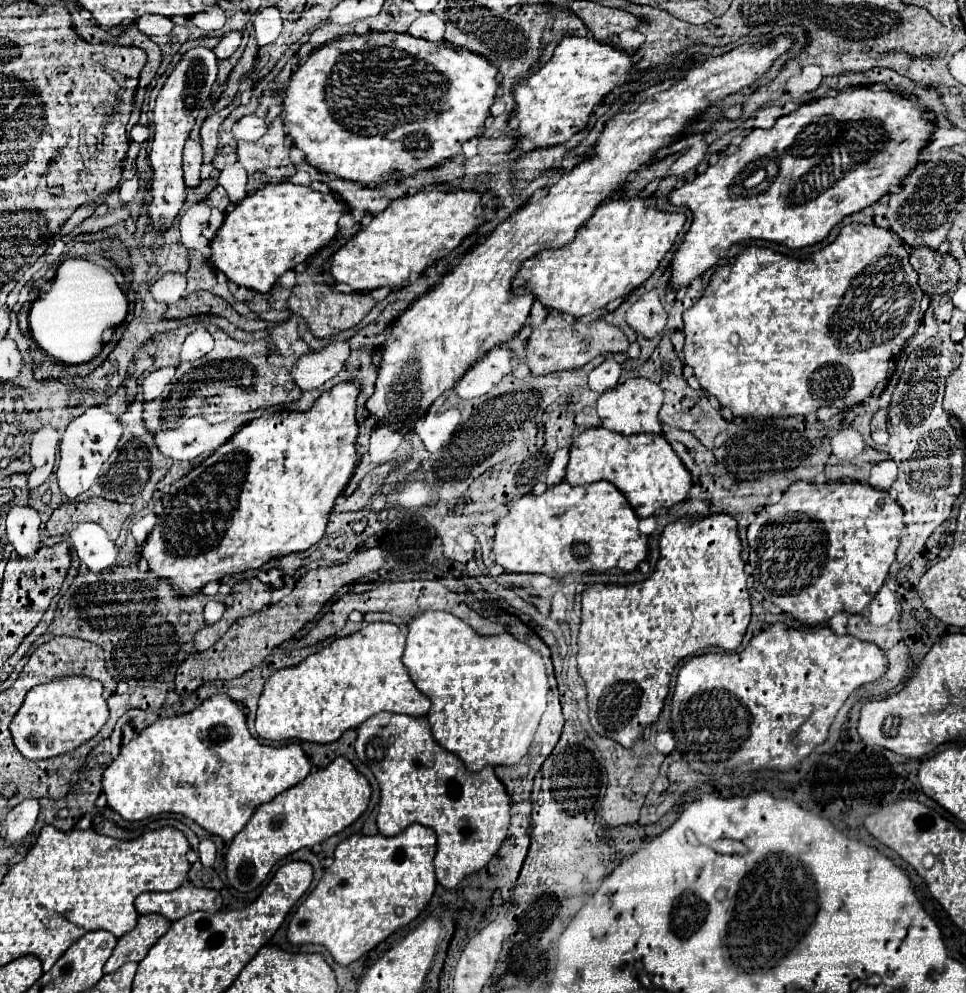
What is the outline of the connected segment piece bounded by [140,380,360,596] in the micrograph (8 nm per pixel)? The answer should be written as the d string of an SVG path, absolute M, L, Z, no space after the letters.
M350 380L322 392L306 412L258 412L240 432L218 446L206 462L174 482L162 498L164 514L158 516L152 534L140 546L150 570L156 576L168 578L182 596L190 596L202 590L210 580L222 580L224 576L260 568L270 558L302 552L318 544L324 536L328 514L336 498L348 486L358 462L358 394L360 386Z

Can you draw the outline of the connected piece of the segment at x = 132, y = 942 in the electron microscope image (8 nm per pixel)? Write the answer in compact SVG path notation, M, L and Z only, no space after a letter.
M146 914L138 918L138 924L132 932L118 938L118 944L104 964L104 972L116 972L124 962L140 962L148 950L156 944L156 940L170 928L170 920L160 914Z

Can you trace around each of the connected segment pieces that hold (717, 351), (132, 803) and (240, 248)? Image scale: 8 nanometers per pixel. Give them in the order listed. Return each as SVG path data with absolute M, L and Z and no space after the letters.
M858 222L846 224L832 244L828 244L826 248L812 254L812 260L790 258L790 256L784 256L770 248L760 248L760 246L744 248L738 256L730 258L728 264L720 266L712 274L702 298L684 312L684 334L686 334L684 362L688 366L692 366L694 376L700 380L700 386L710 396L716 396L720 406L726 406L728 410L732 410L734 416L742 416L742 418L744 416L754 416L754 418L782 416L782 418L788 418L788 416L814 414L820 406L836 406L836 408L854 406L854 404L860 404L866 396L870 396L878 382L888 378L894 356L900 352L902 344L918 330L920 320L922 320L920 318L922 296L924 296L924 292L920 292L920 288L918 288L918 274L908 262L908 252L904 250L904 246L894 242L890 230L880 228L876 224L858 224Z
M214 694L188 714L162 718L144 728L134 740L122 746L118 758L102 774L102 788L108 806L114 808L124 820L142 820L162 812L176 812L192 818L210 834L230 842L250 820L252 812L272 800L276 794L296 786L310 774L310 760L300 744L266 746L260 744L246 726L246 716L238 710L228 694Z
M292 182L268 184L248 194L226 214L222 228L210 242L210 262L234 284L256 292L268 292L278 276L302 264L336 236L340 216L342 204L332 192L322 194Z

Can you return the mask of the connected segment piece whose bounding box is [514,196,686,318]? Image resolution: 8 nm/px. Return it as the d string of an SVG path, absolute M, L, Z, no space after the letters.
M642 196L608 200L596 208L572 244L548 248L528 258L514 278L514 288L526 286L546 308L582 318L644 284L674 246L684 222L684 214L662 212Z

